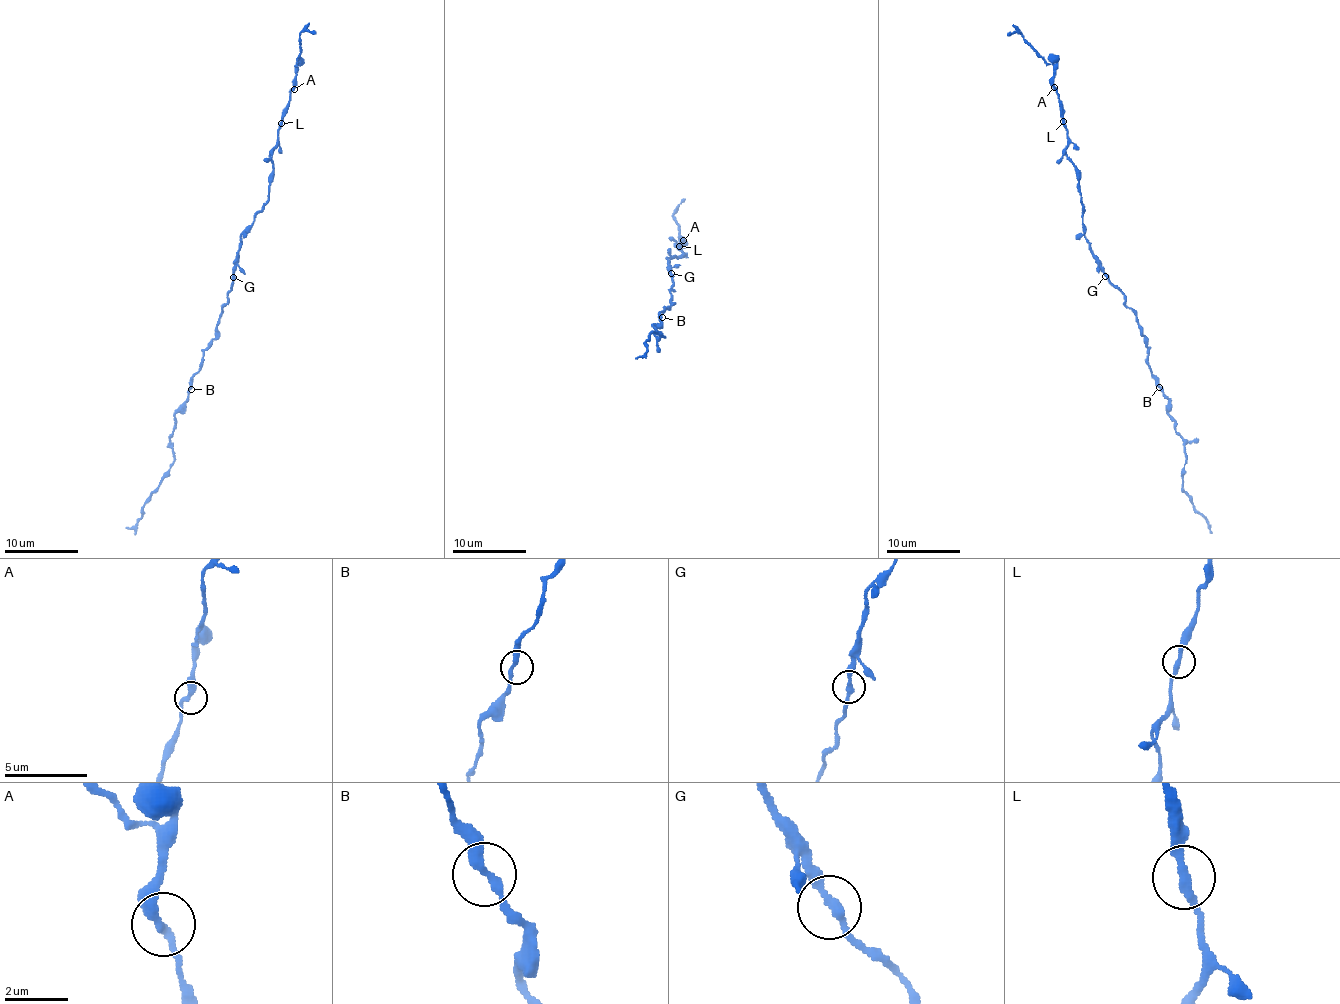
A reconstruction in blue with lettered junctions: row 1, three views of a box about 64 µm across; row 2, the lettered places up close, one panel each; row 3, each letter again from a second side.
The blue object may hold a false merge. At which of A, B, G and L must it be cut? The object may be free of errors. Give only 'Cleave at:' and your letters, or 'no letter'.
Cleave at: no letter

